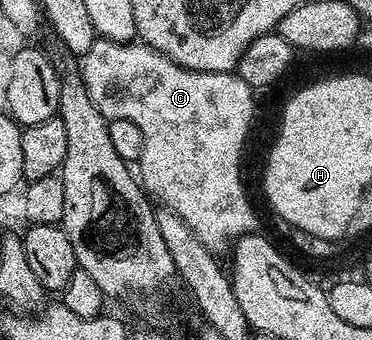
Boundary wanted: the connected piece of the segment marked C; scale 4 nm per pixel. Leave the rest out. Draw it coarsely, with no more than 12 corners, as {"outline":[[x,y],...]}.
{"outline":[[95,39],[82,85],[140,183],[215,254],[255,231],[255,89]]}

